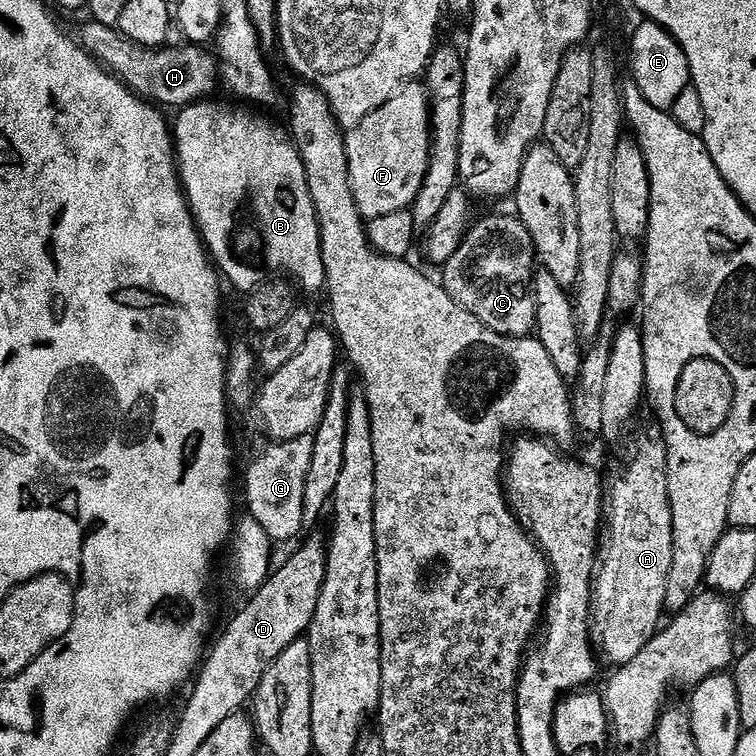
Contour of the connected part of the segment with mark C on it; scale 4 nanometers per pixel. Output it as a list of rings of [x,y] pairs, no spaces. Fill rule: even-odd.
[[[515,215],[477,219],[464,235],[459,250],[442,265],[442,283],[462,310],[474,314],[482,326],[503,336],[528,338],[536,331],[532,278],[537,267],[536,248],[526,226]],[[484,268],[496,268],[484,280]]]

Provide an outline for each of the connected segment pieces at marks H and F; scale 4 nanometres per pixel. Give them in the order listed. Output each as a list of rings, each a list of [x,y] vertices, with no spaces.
[[[89,19],[87,23],[80,28],[79,47],[86,49],[109,76],[115,76],[135,96],[141,96],[143,100],[160,106],[169,104],[173,110],[179,110],[211,97],[216,84],[218,88],[218,72],[214,67],[213,57],[208,57],[203,47],[183,46],[184,48],[176,48],[173,52],[168,46],[149,50],[123,36],[119,27],[111,28],[94,19]]]
[[[409,82],[378,110],[366,114],[358,126],[347,129],[344,145],[350,172],[350,190],[365,221],[411,209],[426,178],[432,126],[425,85]]]

